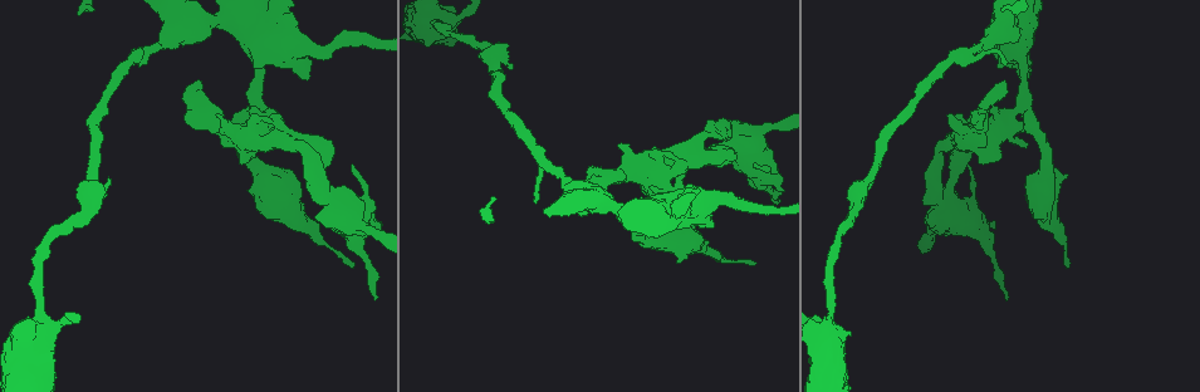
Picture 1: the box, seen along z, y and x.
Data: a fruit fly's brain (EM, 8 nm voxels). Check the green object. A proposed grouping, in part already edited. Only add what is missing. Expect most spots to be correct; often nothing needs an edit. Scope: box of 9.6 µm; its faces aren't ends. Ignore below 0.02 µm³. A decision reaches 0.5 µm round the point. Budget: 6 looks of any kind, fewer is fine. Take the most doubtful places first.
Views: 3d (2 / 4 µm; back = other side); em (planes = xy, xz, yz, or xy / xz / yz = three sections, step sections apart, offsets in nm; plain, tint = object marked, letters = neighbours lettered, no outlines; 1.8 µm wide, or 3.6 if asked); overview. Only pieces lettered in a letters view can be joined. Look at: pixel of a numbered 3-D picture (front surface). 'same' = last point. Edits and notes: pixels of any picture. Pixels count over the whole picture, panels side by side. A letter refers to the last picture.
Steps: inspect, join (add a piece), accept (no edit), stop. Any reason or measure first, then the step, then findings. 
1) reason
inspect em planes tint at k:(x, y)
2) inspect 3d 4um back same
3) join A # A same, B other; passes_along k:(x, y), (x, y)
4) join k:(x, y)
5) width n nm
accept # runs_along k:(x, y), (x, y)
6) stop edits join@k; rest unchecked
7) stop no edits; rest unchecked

thin end
inspect 3d 4um at 1:(1006, 298)

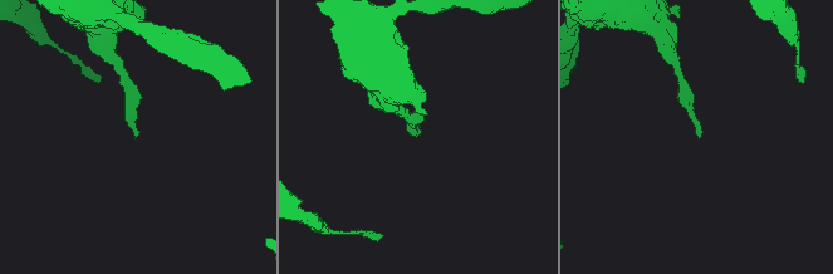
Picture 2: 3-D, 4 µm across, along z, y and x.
inspect em planes letters at 2:(418, 131)

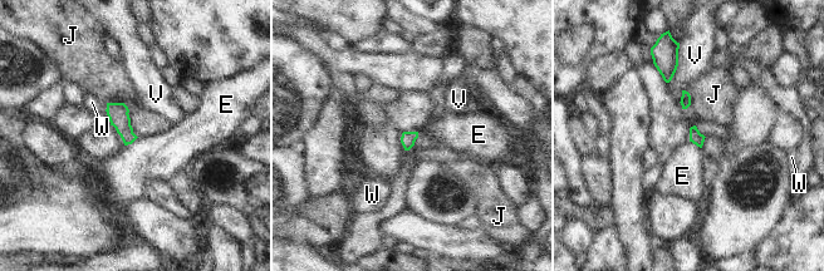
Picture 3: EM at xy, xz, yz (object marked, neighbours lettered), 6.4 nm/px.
accept # E other, J other, V other, W other; border 3:(137, 137), (124, 146); no lettered piece goes on from it

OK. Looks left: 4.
thin end
inspect em planes letters at 1:(755, 166)

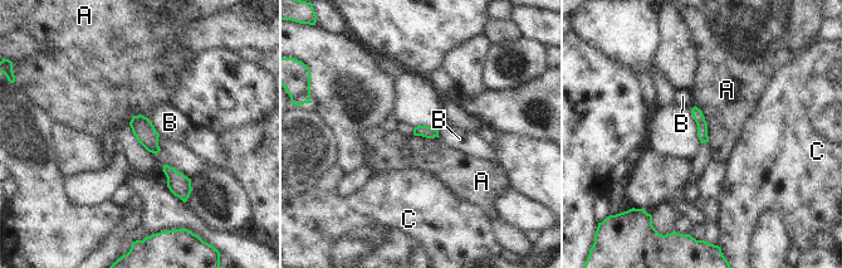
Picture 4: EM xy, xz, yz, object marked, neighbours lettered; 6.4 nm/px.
accept # A other, B other, C other; none of them fits

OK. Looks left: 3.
an open end
inspect 3d 2um at 1:(217, 115)

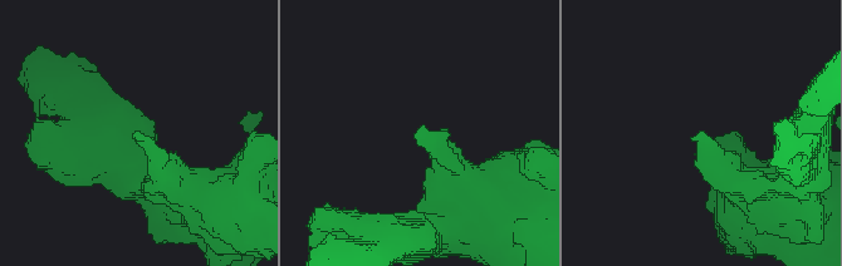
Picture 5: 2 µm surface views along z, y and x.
inspect em planes plain at 5:(415, 134)

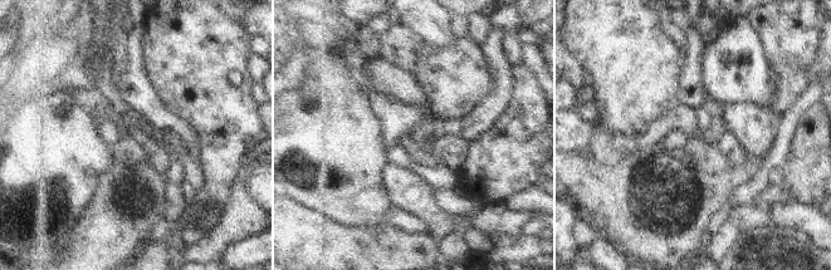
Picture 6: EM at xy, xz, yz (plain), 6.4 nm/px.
inspect em planes letters same

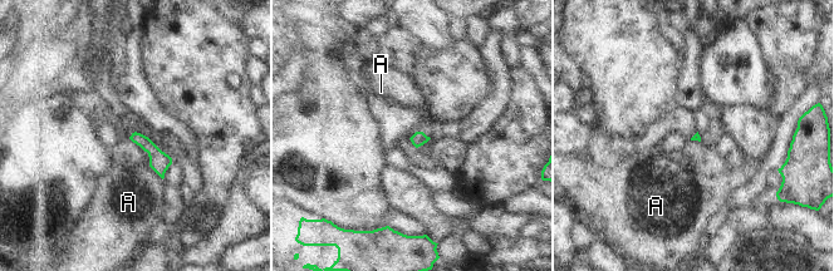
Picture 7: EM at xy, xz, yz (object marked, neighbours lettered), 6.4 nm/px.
longest_contact A 130 nm
accept # A other; no lettered piece goes on from it

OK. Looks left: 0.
stop no edits; rest unchecked

